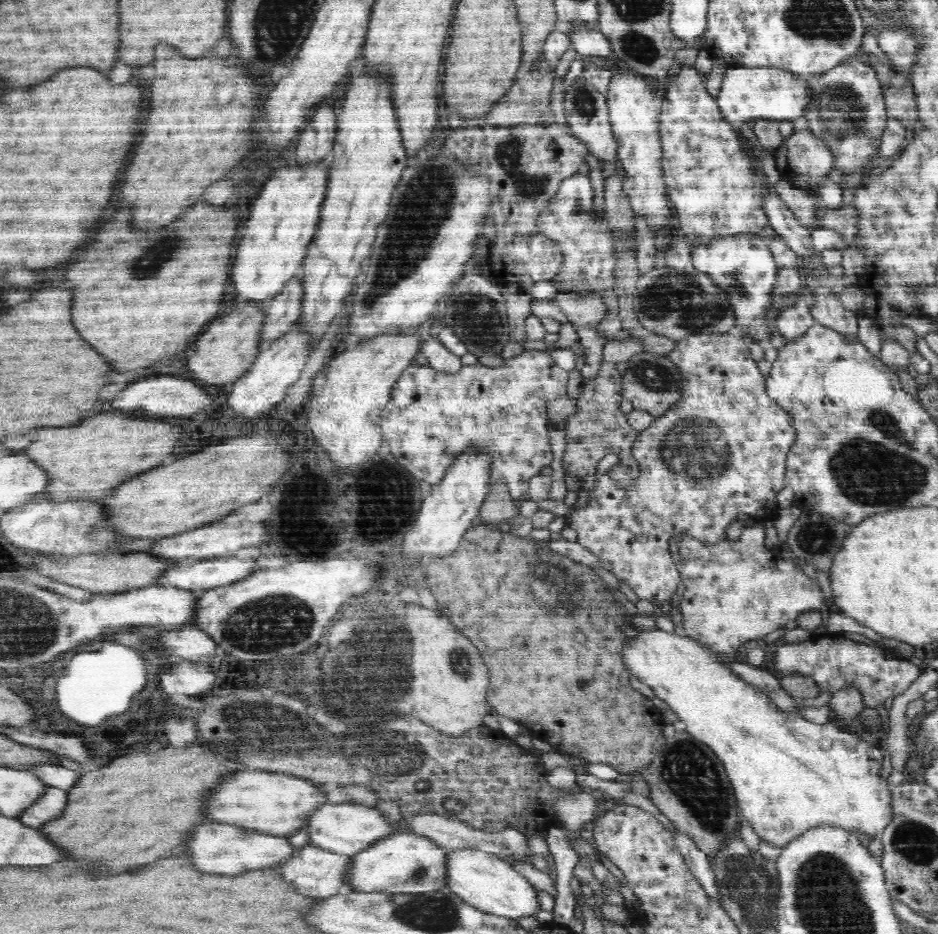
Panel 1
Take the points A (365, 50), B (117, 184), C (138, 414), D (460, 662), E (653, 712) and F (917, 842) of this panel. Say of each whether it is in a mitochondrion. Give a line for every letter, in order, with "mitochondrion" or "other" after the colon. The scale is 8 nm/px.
A: other
B: other
C: other
D: mitochondrion
E: other
F: mitochondrion

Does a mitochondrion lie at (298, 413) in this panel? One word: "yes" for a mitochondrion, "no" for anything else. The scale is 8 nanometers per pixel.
no

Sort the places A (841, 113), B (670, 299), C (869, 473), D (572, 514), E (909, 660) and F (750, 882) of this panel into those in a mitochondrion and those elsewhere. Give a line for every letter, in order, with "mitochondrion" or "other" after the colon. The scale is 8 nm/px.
A: mitochondrion
B: mitochondrion
C: mitochondrion
D: other
E: other
F: mitochondrion

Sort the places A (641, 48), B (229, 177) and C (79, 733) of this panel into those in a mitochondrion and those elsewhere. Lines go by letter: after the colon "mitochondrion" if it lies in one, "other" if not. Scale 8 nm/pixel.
A: mitochondrion
B: other
C: other

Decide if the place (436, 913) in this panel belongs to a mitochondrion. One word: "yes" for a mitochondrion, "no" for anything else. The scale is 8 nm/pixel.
yes

